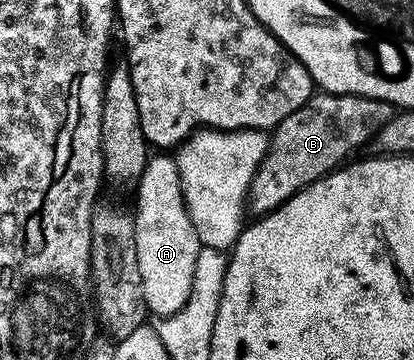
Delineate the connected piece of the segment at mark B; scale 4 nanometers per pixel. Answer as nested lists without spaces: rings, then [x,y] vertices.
[[[312,93],[305,105],[285,116],[285,120],[274,127],[270,135],[271,147],[251,181],[247,210],[255,216],[272,214],[294,194],[358,155],[358,150],[378,136],[396,113],[396,107],[380,98],[366,98],[360,94]]]

